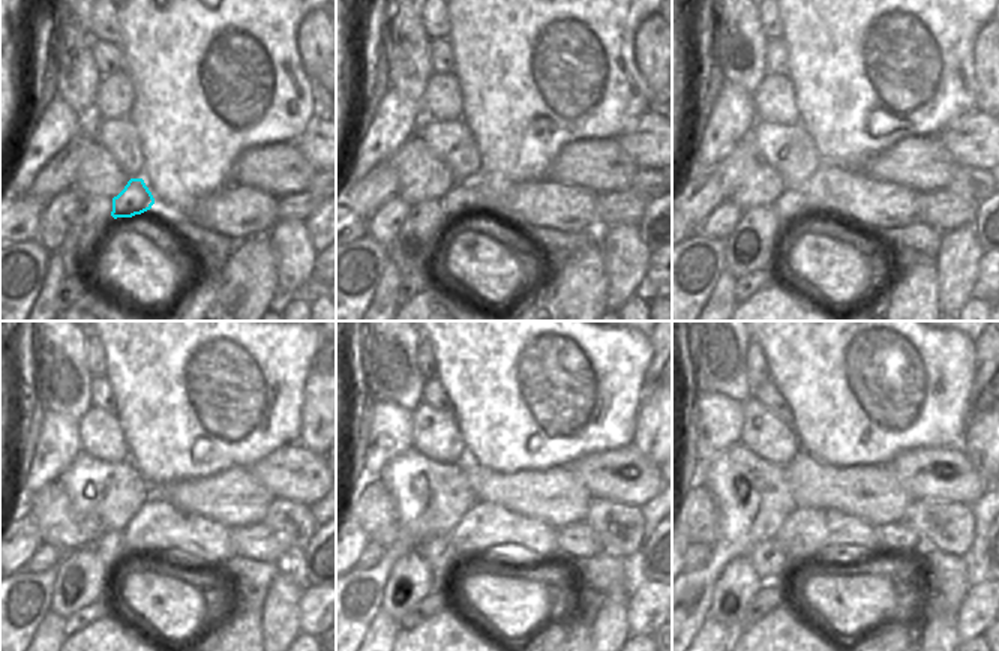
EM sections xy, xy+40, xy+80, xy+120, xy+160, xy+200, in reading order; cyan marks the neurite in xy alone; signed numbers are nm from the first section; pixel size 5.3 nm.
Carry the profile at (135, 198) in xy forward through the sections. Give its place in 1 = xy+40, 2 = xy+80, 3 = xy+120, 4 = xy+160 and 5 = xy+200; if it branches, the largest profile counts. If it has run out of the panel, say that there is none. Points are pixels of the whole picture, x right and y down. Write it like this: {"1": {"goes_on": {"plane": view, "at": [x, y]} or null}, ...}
{"1": {"goes_on": {"plane": "xy+40", "at": [459, 201]}}, "2": {"goes_on": {"plane": "xy+80", "at": [788, 206]}}, "3": {"goes_on": {"plane": "xy+120", "at": [111, 545]}}, "4": {"goes_on": {"plane": "xy+160", "at": [434, 548]}}, "5": {"goes_on": {"plane": "xy+200", "at": [768, 549]}}}

